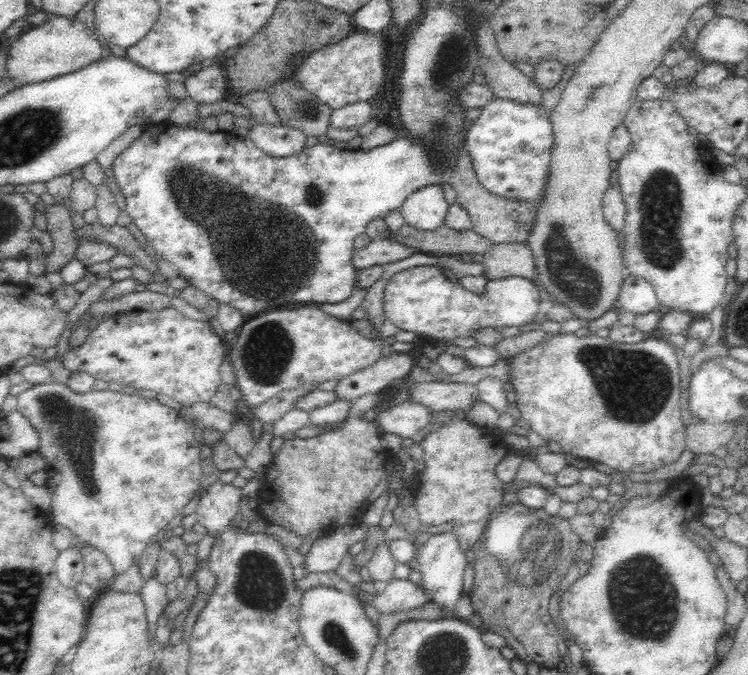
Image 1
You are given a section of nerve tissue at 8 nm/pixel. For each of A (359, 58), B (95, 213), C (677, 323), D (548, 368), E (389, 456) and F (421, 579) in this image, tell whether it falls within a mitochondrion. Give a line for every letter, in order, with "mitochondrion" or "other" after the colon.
A: other
B: other
C: other
D: other
E: other
F: other

